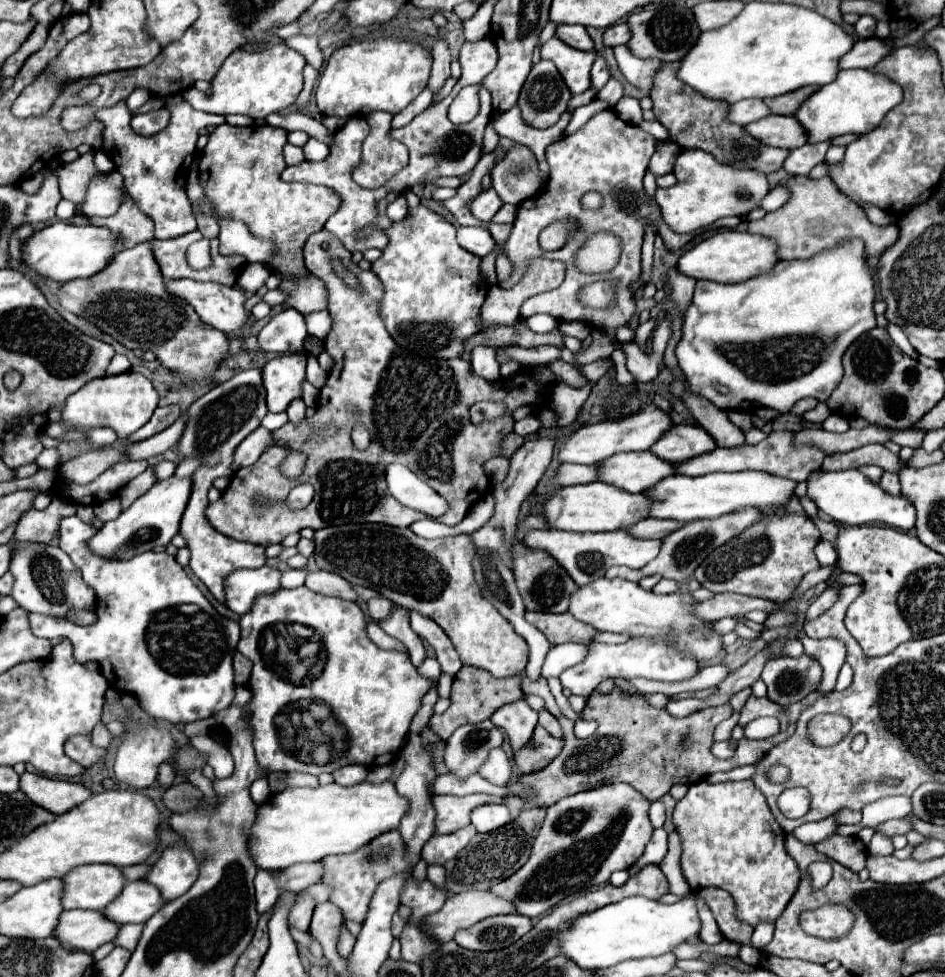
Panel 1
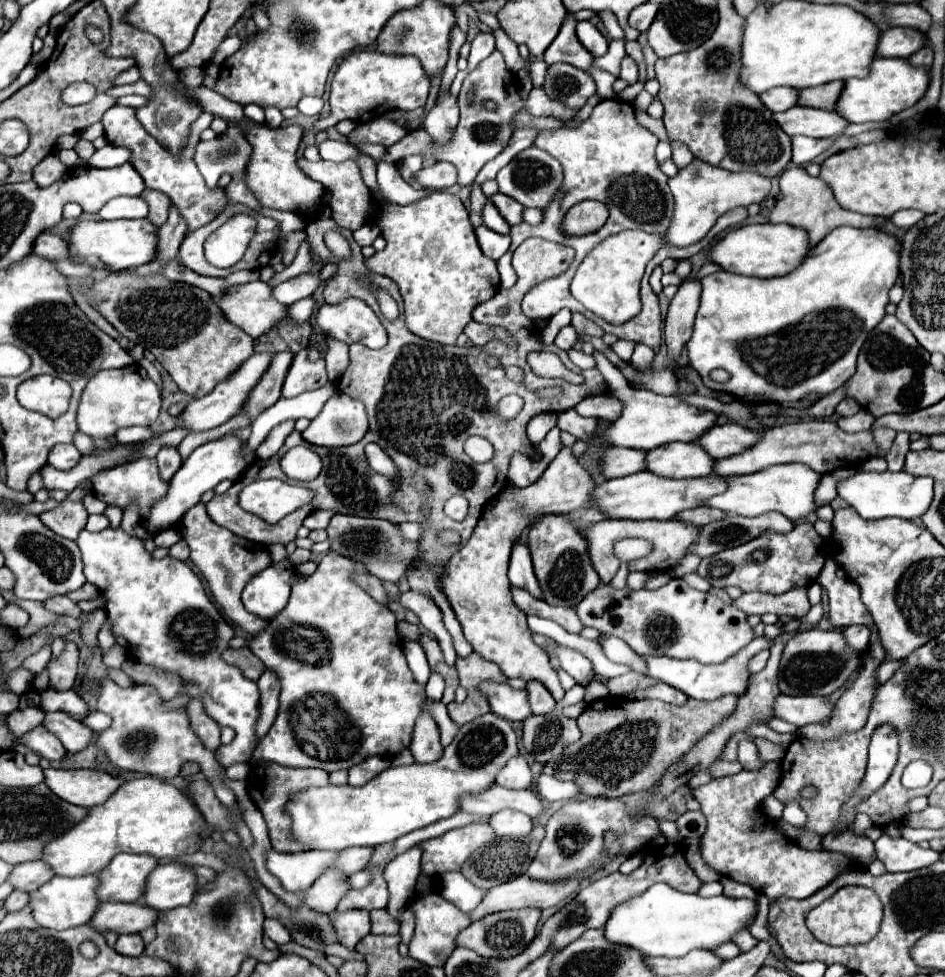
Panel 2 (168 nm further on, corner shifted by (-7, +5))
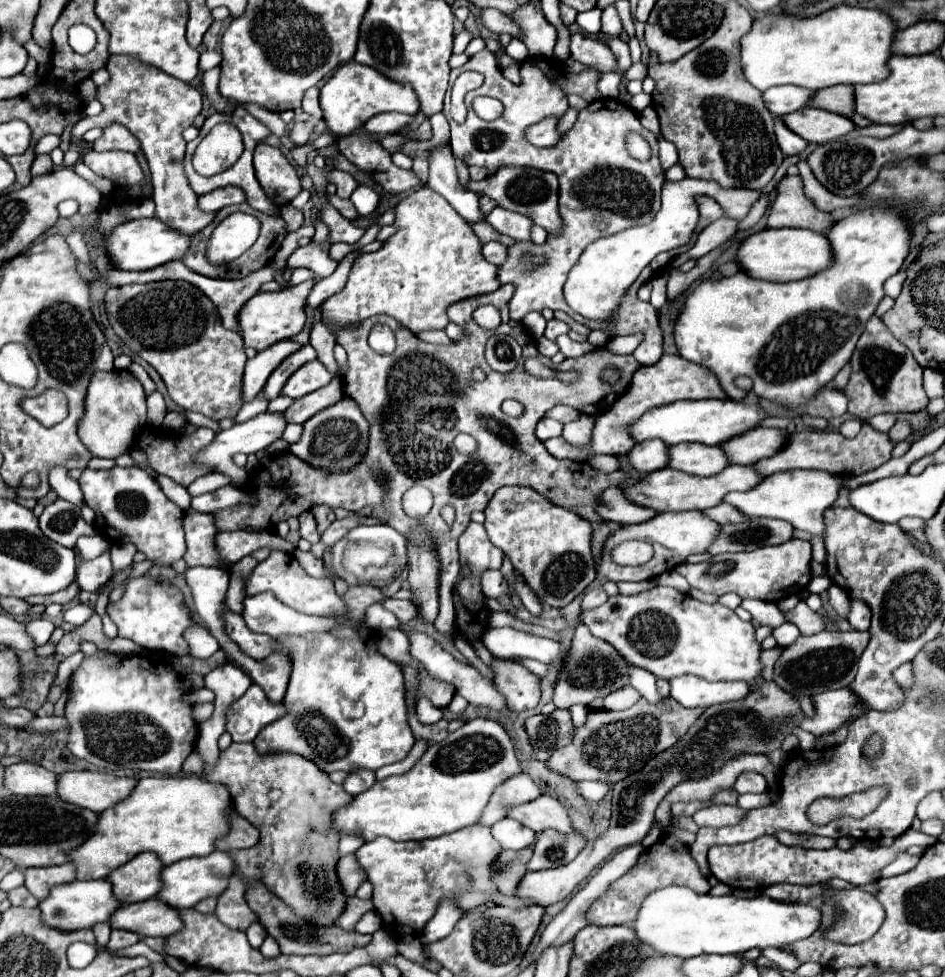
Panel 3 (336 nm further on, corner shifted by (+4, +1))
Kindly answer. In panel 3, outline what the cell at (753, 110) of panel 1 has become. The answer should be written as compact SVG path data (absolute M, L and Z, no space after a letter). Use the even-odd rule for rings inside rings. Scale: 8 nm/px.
M783 85L783 87L771 87L771 89L763 91L763 101L775 117L783 117L787 113L793 113L793 111L805 107L809 103L811 95L813 95L813 91L809 91L809 89Z

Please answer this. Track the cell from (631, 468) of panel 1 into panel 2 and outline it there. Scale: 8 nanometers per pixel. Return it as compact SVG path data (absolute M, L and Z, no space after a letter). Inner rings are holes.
M668 443L648 451L648 471L664 477L706 477L714 473L714 461L696 443Z

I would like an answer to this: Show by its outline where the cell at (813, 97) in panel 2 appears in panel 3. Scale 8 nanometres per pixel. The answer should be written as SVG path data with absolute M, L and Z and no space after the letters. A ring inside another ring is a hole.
M833 85L829 89L821 89L815 91L809 107L817 107L817 109L825 109L837 115L843 115L847 119L851 119L857 127L867 127L869 121L859 117L853 111L853 85Z

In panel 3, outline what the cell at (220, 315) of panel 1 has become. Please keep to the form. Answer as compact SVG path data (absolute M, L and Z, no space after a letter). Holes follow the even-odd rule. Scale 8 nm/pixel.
M305 281L297 287L283 287L277 293L255 293L243 307L237 317L239 333L245 347L255 347L257 351L267 349L269 345L297 335L305 323L305 297L309 295L313 281Z

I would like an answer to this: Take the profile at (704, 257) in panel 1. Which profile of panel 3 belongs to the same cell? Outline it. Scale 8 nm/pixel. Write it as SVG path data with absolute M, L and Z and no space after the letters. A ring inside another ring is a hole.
M763 229L741 241L733 261L743 273L763 281L797 281L825 269L831 261L829 241L823 233L809 229Z

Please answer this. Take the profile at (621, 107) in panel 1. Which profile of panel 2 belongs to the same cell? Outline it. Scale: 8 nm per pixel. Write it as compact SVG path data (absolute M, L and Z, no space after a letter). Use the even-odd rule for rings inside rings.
M627 41L626 45L626 53L631 56L638 65L639 68L639 80L646 80L646 69L644 64L644 55L642 52L642 47L637 41Z

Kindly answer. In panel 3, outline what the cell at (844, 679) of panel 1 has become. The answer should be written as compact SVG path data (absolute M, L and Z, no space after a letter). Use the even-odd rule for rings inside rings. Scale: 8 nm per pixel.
M911 663L901 665L893 672L893 676L904 688L912 687L914 680Z

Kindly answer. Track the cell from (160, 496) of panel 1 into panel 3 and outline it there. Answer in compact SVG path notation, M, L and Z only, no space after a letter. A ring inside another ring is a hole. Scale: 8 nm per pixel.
M261 413L261 415L257 415L257 417L253 417L253 419L245 421L245 423L241 423L241 425L233 425L233 427L229 427L225 431L219 431L215 435L215 439L209 445L205 445L195 455L195 463L205 465L211 471L219 471L221 475L229 477L231 483L235 483L235 485L237 483L245 483L247 477L249 477L249 473L233 463L233 455L237 455L237 453L247 453L249 455L249 453L257 453L261 449L267 449L273 441L277 441L281 437L285 425L287 423L283 421L283 415L281 413Z

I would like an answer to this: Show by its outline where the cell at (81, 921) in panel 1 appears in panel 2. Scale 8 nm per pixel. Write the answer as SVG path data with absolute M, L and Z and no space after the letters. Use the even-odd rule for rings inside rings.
M102 903L92 917L90 925L96 925L100 931L112 929L120 933L140 933L148 927L154 927L160 917L160 911L150 909L138 903Z

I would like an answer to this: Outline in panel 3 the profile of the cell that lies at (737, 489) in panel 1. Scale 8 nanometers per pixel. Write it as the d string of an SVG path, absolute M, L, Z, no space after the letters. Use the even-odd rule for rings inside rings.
M793 469L793 471L781 471L773 473L773 477L763 479L757 487L745 491L745 493L729 493L723 503L733 505L743 513L745 517L771 517L771 519L783 519L789 521L795 529L809 531L813 535L823 535L823 511L833 505L837 499L837 493L841 489L843 477L825 473L825 471L805 471L805 469Z

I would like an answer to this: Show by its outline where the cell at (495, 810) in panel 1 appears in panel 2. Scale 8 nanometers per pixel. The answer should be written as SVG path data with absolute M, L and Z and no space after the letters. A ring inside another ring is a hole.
M500 811L490 817L490 827L496 831L498 837L510 839L524 839L532 831L532 819L518 811Z

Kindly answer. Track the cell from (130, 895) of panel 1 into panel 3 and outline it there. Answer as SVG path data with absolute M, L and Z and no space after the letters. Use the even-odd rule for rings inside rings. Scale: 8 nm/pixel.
M213 851L205 857L193 857L193 859L183 859L183 861L177 861L173 865L167 865L163 867L161 871L161 881L163 881L163 887L161 887L161 893L157 893L155 899L159 901L165 901L169 907L173 909L181 909L181 907L195 907L201 899L205 897L211 897L211 895L221 895L227 887L227 881L229 877L233 875L235 871L235 863L233 859L223 853L223 851Z

